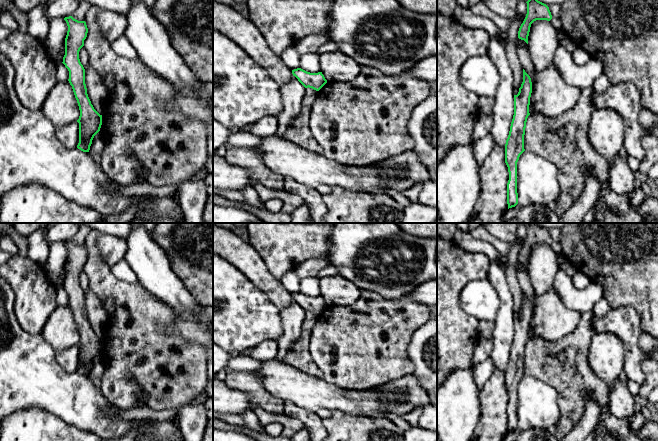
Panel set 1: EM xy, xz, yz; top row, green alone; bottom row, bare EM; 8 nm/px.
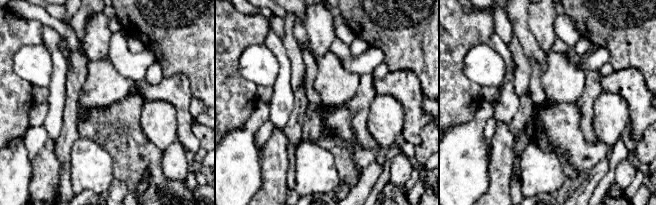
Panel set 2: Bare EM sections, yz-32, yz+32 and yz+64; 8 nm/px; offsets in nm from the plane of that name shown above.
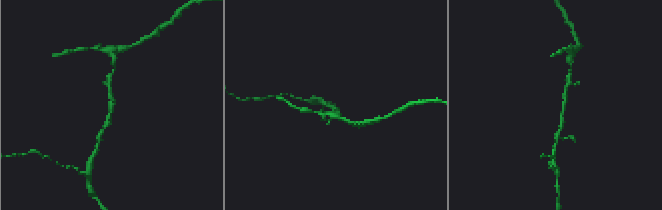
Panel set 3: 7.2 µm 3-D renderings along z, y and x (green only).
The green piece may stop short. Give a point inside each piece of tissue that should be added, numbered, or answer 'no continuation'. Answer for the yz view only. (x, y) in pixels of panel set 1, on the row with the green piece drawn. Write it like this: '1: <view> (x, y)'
no continuation

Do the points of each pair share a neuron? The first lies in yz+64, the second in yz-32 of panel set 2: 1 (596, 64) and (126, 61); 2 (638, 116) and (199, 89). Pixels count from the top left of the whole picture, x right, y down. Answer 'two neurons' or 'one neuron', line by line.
1: one neuron
2: two neurons

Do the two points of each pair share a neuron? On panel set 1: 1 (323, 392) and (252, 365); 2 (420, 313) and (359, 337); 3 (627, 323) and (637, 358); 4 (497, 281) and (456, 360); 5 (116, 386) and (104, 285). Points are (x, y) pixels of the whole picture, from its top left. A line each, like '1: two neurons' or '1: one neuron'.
1: two neurons
2: one neuron
3: one neuron
4: two neurons
5: one neuron

